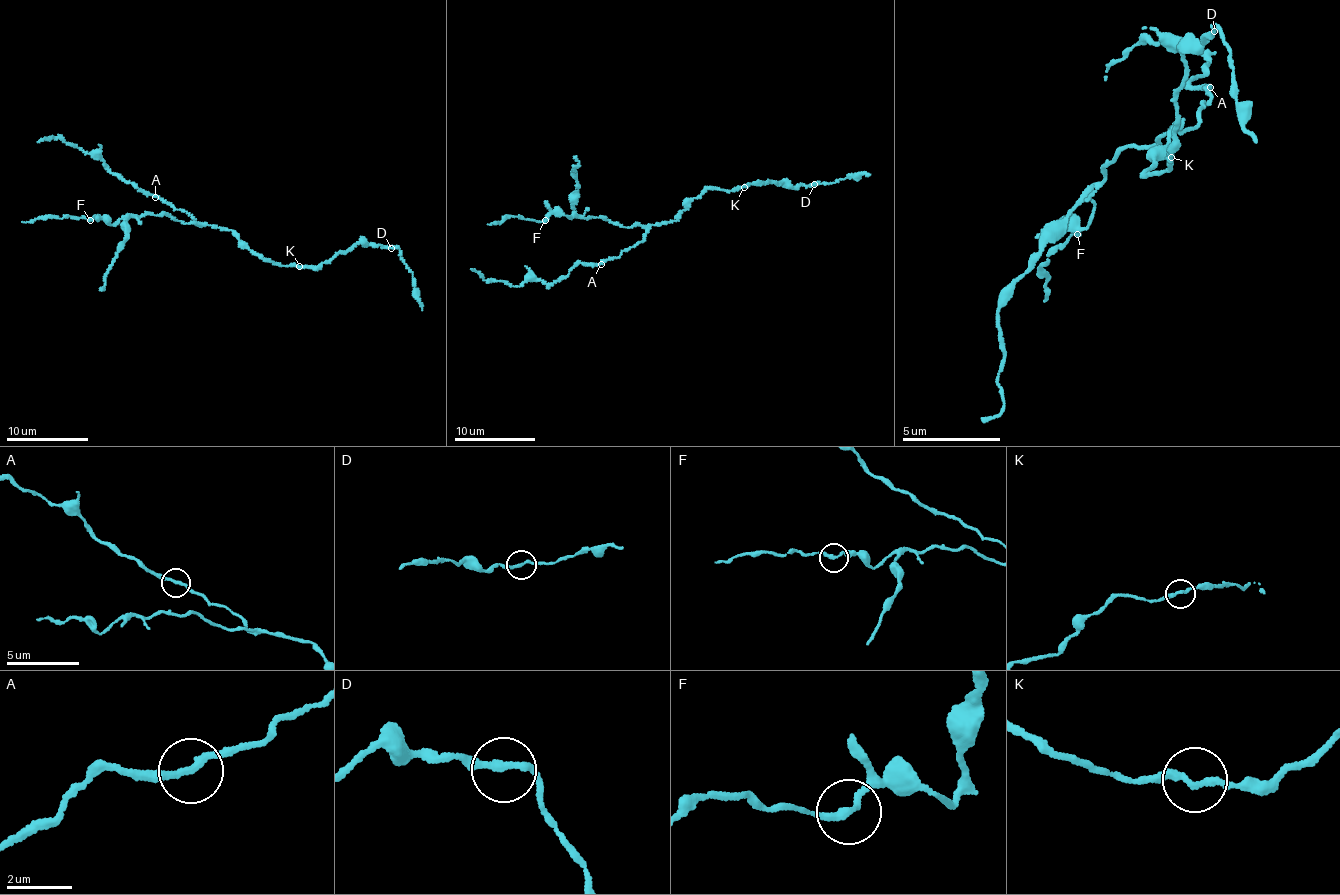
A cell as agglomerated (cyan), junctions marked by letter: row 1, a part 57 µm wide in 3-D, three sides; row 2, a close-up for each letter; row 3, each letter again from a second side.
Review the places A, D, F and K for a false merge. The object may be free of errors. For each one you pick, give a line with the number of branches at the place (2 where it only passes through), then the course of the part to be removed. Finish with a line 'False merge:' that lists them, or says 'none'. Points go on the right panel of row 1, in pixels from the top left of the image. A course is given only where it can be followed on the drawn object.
False merge: none

